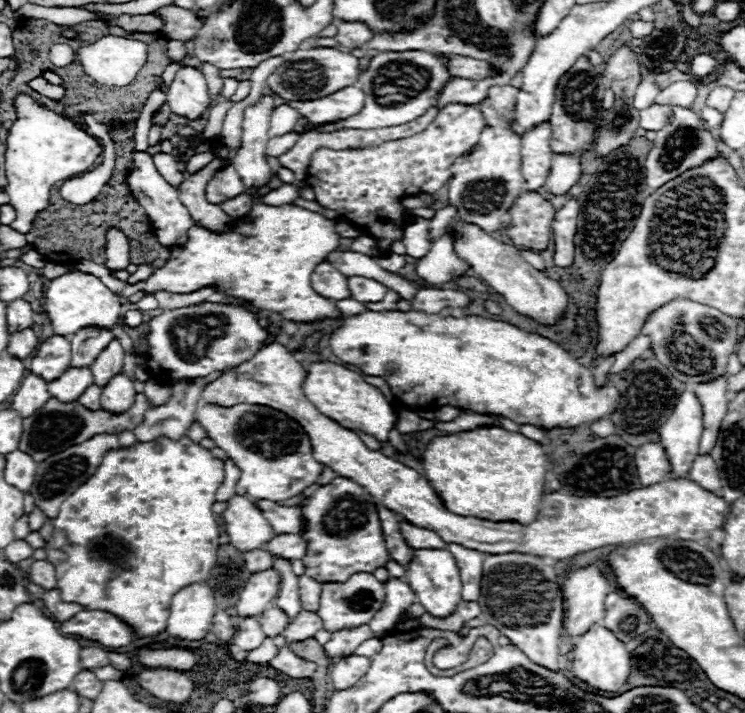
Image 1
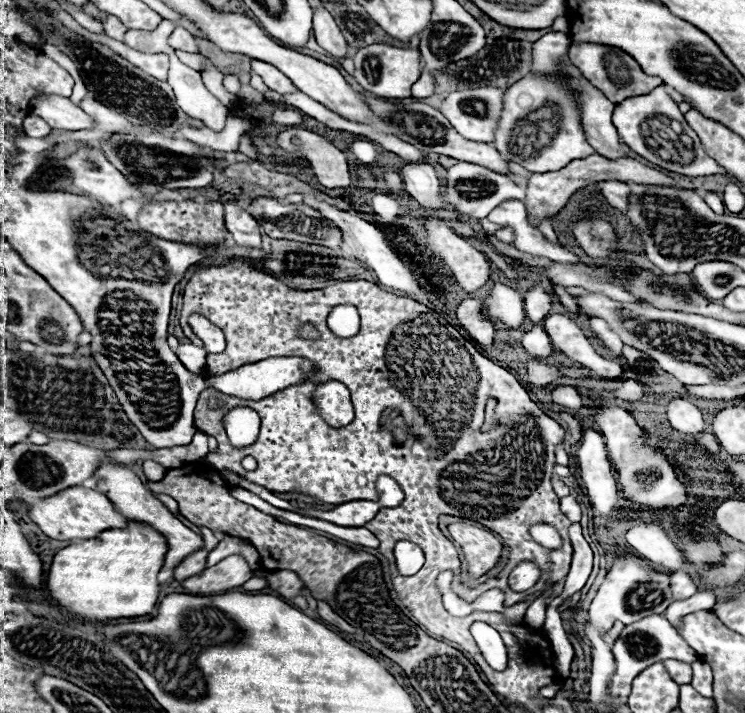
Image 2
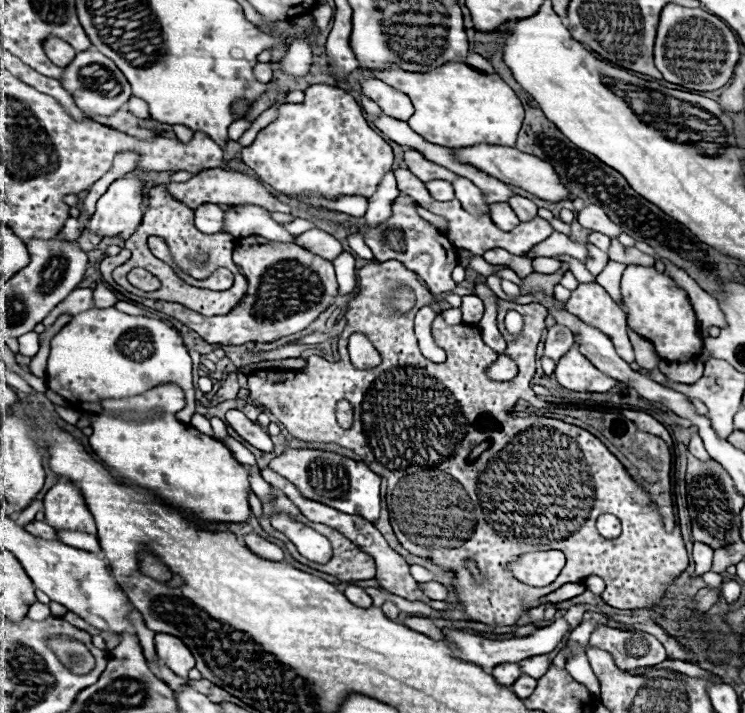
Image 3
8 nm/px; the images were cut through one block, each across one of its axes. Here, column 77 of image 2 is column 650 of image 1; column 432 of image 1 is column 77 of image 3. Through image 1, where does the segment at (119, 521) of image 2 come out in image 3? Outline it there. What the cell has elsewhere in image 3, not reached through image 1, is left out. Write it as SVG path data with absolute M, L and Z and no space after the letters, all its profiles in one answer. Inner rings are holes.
M58 482L46 492L44 514L54 530L96 534L96 524L84 504L84 496L72 482Z

